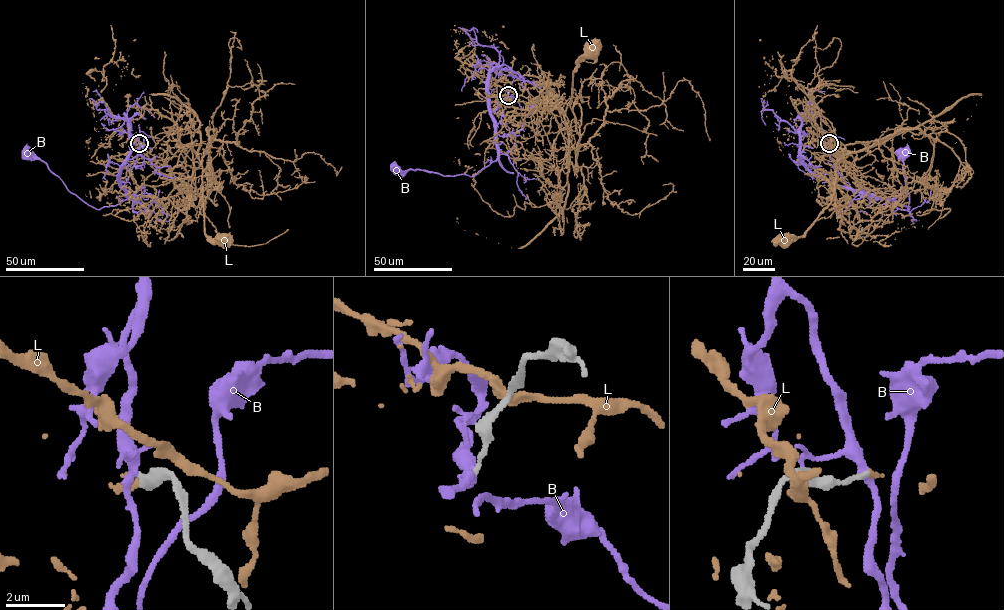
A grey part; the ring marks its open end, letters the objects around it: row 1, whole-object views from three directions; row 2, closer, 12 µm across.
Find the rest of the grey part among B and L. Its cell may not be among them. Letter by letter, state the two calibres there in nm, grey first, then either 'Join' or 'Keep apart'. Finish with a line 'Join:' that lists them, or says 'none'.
B: Thickness 160 nm (grey) against 240 nm. Keep apart
L: Thickness 160 nm (grey) against 140 nm. Join
Join: L

